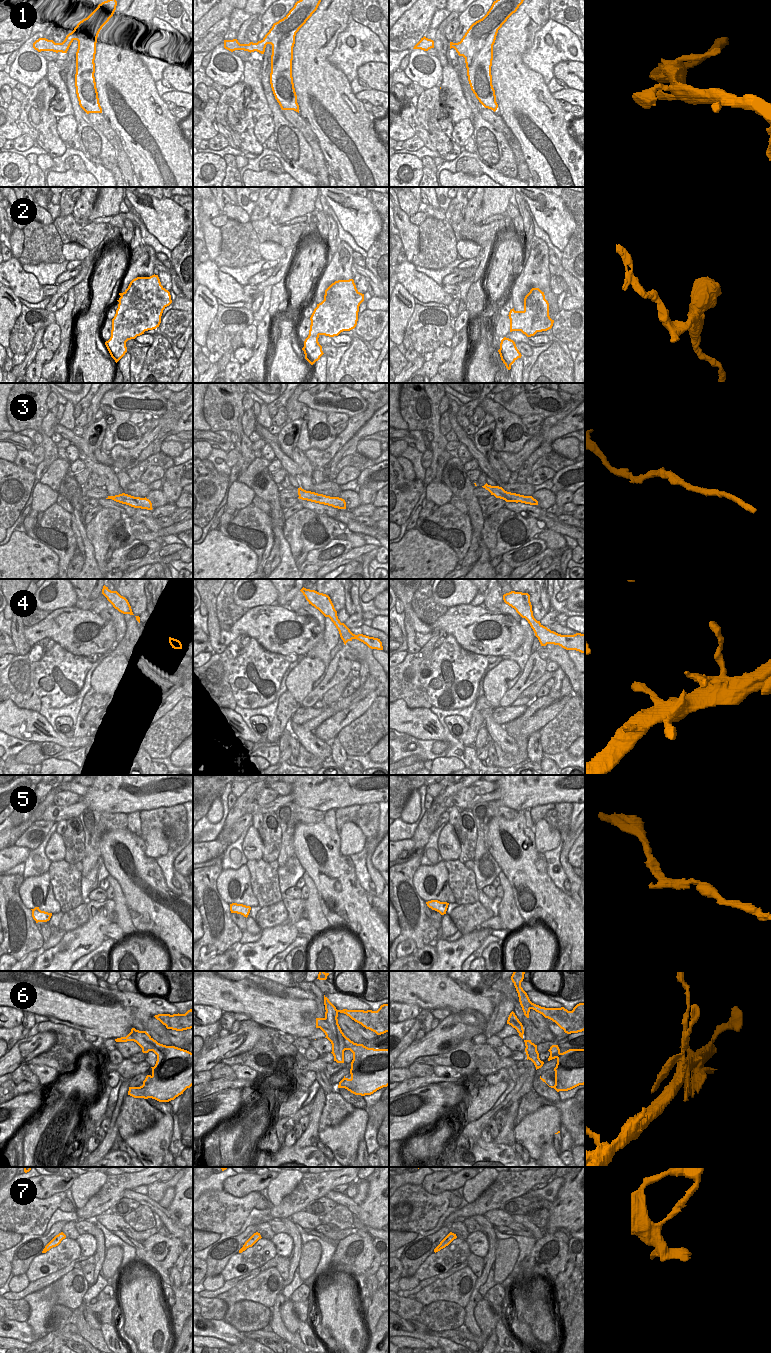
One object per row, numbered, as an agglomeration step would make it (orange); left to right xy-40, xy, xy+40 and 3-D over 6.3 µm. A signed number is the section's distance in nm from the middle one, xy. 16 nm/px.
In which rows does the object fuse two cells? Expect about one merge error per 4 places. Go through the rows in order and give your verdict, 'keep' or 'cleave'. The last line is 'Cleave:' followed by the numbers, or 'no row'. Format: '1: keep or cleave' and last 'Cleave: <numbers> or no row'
1: keep
2: keep
3: keep
4: keep
5: keep
6: keep
7: keep
Cleave: no row

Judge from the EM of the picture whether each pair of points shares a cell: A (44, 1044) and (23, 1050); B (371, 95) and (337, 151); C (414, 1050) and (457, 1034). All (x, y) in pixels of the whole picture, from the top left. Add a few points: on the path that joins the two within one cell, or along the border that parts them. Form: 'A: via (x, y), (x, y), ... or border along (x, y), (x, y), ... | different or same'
A: via (39, 1044), (28, 1048) | same
B: border along (355, 95), (361, 101) | different
C: via (425, 1047), (446, 1036) | same

